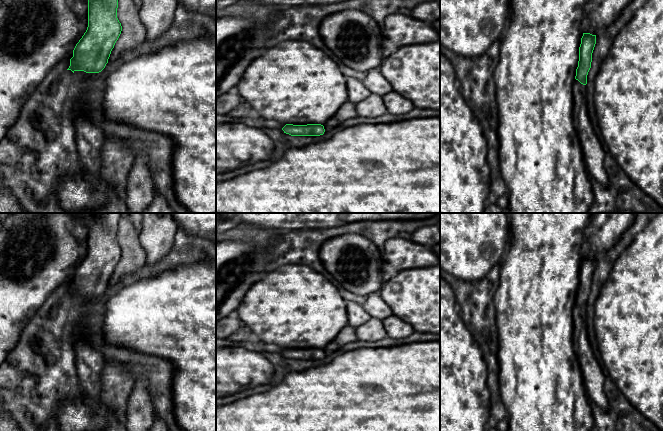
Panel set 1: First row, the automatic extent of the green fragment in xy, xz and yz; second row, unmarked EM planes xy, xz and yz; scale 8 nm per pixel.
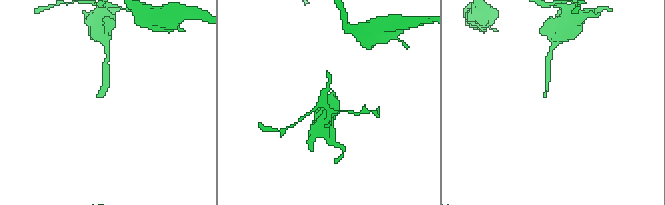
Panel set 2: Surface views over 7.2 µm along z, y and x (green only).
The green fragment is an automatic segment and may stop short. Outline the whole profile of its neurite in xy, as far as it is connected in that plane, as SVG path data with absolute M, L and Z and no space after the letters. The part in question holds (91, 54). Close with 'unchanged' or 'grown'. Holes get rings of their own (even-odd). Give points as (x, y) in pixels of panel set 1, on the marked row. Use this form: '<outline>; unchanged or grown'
M88 0L88 27L73 50L70 66L67 70L84 71L86 73L101 72L110 57L118 40L122 26L117 18L118 0Z; unchanged

